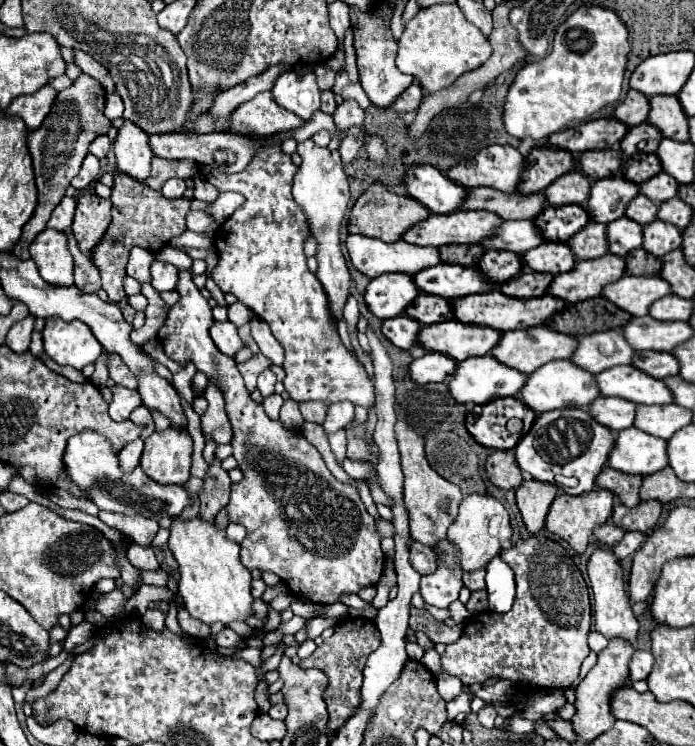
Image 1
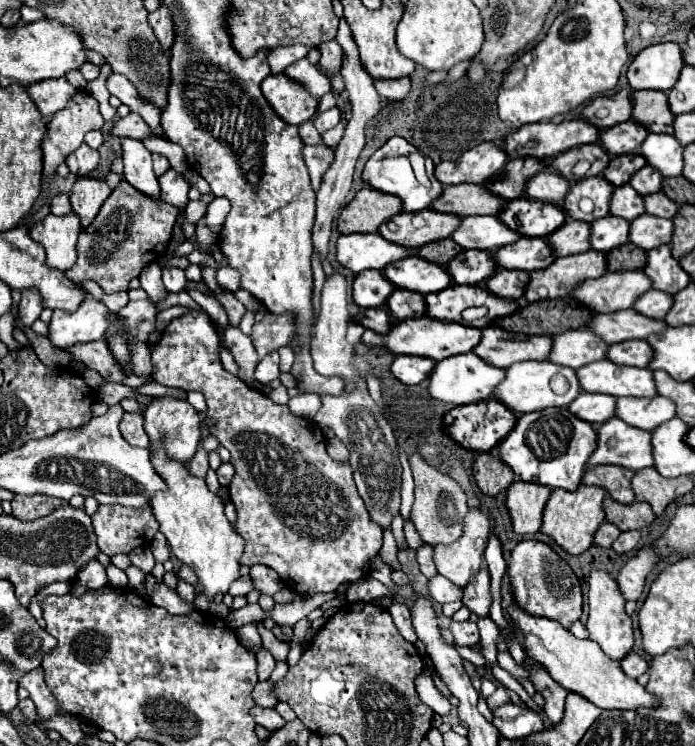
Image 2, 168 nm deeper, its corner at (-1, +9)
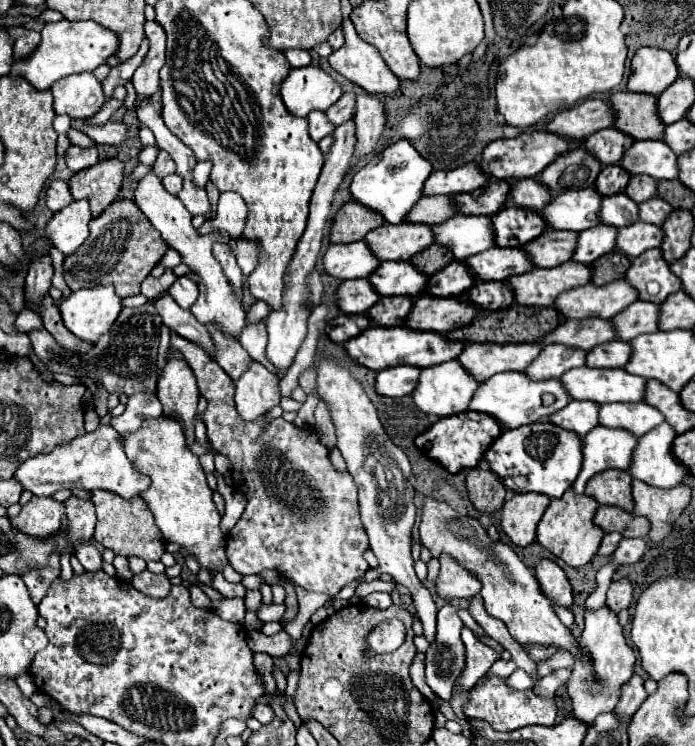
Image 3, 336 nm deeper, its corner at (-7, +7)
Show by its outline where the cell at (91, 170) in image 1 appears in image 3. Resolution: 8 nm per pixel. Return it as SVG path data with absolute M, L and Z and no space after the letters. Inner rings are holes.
M70 145L64 153L64 159L66 159L66 165L76 173L80 169L86 169L90 165L94 165L98 161L98 151L96 147L76 147L76 145Z

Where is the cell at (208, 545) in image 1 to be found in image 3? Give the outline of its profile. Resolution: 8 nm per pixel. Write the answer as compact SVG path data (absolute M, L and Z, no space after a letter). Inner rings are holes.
M156 417L156 419L144 419L142 427L134 433L122 433L124 439L124 453L128 455L130 463L144 475L150 477L150 487L146 491L142 491L140 495L144 497L144 501L148 503L150 511L154 513L156 525L160 527L160 531L164 533L166 541L174 541L178 543L186 553L194 555L198 559L198 563L206 569L222 569L224 565L228 565L226 559L226 537L220 531L220 515L216 511L216 505L212 501L212 491L206 483L206 475L200 467L200 461L196 455L190 453L182 427L178 421L174 421L172 417Z

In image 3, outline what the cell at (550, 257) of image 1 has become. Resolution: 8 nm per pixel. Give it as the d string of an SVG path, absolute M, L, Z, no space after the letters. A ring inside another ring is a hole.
M492 247L480 255L472 255L462 261L476 279L482 281L506 281L512 275L522 275L534 265L522 249Z

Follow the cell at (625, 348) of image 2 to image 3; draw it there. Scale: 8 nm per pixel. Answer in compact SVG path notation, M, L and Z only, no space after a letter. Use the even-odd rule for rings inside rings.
M622 341L602 343L586 353L586 367L624 367L630 359L630 345Z

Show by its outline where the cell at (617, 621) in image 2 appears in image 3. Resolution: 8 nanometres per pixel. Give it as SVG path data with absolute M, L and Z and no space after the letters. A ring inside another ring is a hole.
M602 607L594 613L586 613L586 625L580 635L580 651L582 655L574 663L574 671L568 679L568 695L572 699L572 717L580 719L588 727L592 727L594 719L600 713L614 711L616 703L620 701L620 689L622 685L632 677L634 671L634 651L626 643L622 627L618 625L616 613L612 613L608 607ZM590 679L596 679L600 683L598 691L590 691L586 683Z

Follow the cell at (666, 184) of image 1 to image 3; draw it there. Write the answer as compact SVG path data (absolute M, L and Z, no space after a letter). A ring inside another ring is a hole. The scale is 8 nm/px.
M634 175L634 177L630 177L630 183L624 191L632 201L642 203L656 195L656 181L648 175Z

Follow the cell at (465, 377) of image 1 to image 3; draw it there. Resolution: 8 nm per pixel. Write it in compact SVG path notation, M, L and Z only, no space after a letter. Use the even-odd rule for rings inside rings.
M452 359L446 363L434 365L434 367L424 367L420 371L416 389L412 391L412 399L414 399L416 407L426 415L450 417L450 415L464 413L468 409L468 401L472 399L476 387L478 387L478 383L472 379L472 375L456 359Z

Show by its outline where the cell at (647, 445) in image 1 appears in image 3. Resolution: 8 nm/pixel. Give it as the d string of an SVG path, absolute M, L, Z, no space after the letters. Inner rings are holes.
M594 427L582 437L582 469L572 485L574 493L584 493L586 481L604 469L628 469L636 437L628 431Z

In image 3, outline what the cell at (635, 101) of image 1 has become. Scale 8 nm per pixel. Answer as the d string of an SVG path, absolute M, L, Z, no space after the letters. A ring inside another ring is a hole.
M586 99L584 103L556 113L548 123L546 131L548 133L558 133L568 139L578 139L588 137L604 127L614 125L614 113L608 101L600 99Z

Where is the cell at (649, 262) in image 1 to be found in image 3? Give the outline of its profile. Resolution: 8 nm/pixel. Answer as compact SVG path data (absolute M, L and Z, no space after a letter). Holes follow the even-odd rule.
M614 249L590 265L592 267L592 283L594 285L606 285L610 281L622 279L628 265L630 265L630 259L622 251Z

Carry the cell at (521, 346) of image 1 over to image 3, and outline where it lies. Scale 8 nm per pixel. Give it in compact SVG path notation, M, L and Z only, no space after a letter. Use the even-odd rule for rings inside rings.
M472 343L466 345L462 355L456 359L460 361L466 371L478 381L484 383L496 373L504 371L524 371L536 355L540 353L540 343L516 343L516 345L496 345L496 343Z

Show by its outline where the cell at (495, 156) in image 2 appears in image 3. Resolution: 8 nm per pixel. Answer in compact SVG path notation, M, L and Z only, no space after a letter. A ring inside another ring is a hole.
M468 163L452 171L434 171L426 179L422 195L472 193L478 187L484 187L486 183L488 183L488 177L484 177L484 173L474 163Z

